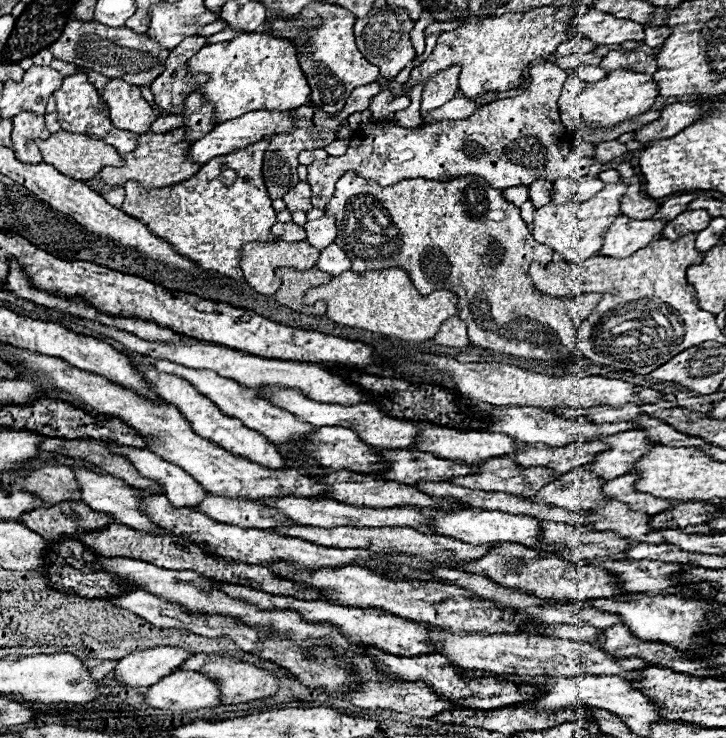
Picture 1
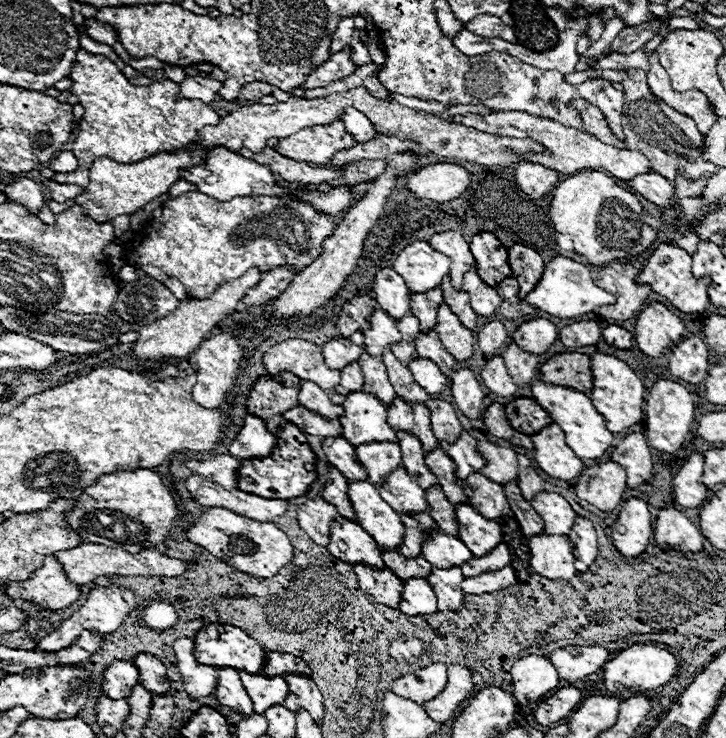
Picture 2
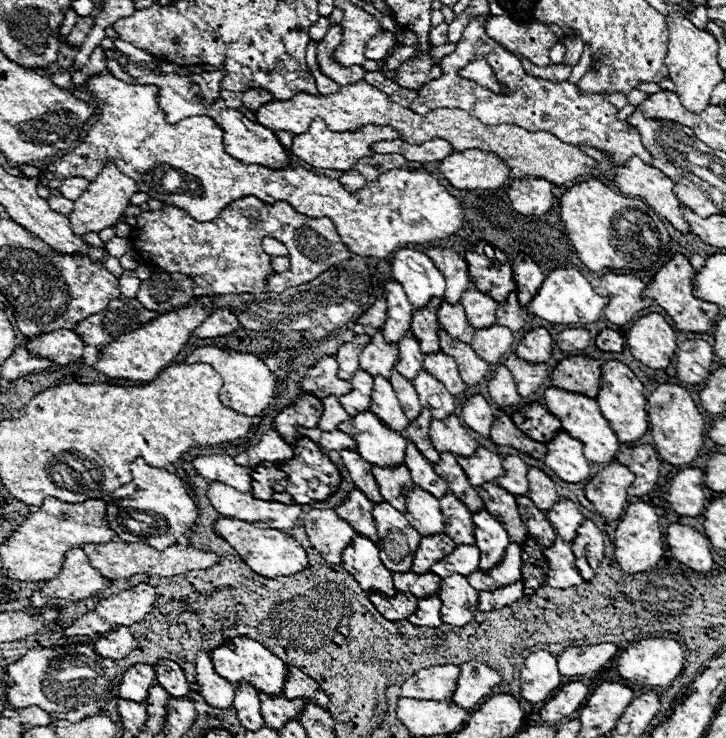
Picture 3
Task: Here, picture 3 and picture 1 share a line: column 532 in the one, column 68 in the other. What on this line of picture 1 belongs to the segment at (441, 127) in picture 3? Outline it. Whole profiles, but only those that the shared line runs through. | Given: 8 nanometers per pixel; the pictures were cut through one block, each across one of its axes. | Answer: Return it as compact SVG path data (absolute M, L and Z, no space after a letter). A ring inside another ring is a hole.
M60 130L60 132L52 134L48 140L36 140L36 146L40 148L46 164L56 166L62 174L66 174L74 180L90 180L90 178L96 178L98 172L104 166L122 164L122 156L112 146L104 144L102 140L92 140L88 136L72 134L72 132L66 132L66 130Z

